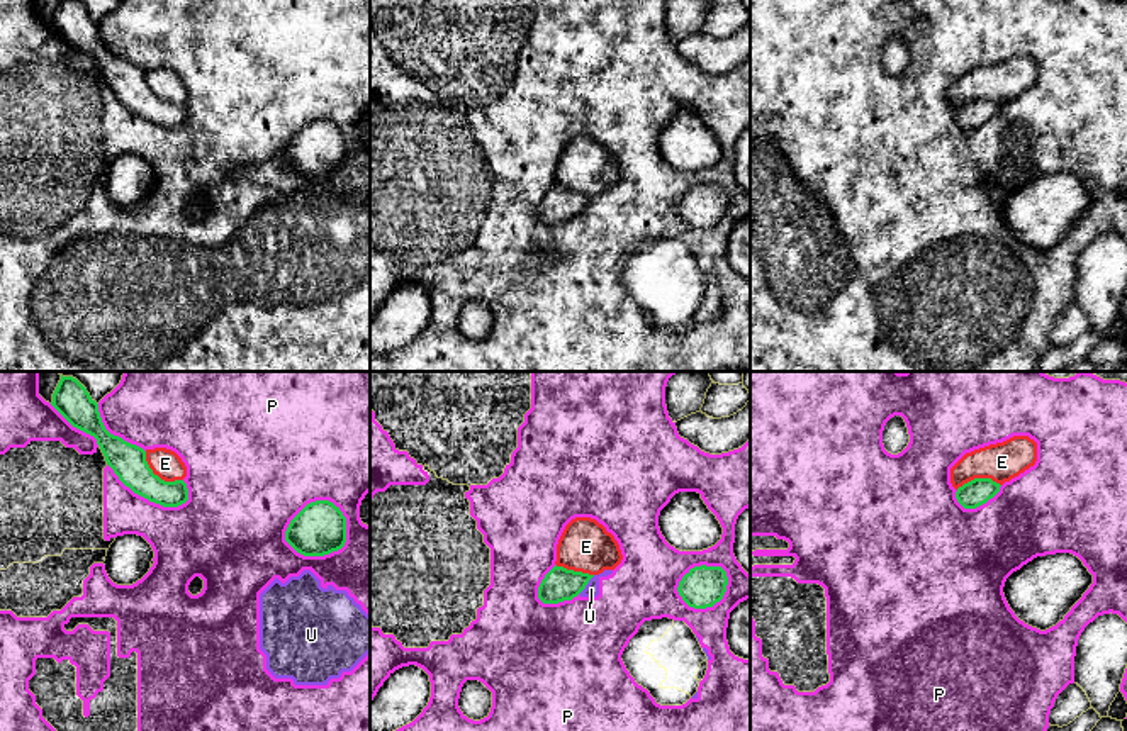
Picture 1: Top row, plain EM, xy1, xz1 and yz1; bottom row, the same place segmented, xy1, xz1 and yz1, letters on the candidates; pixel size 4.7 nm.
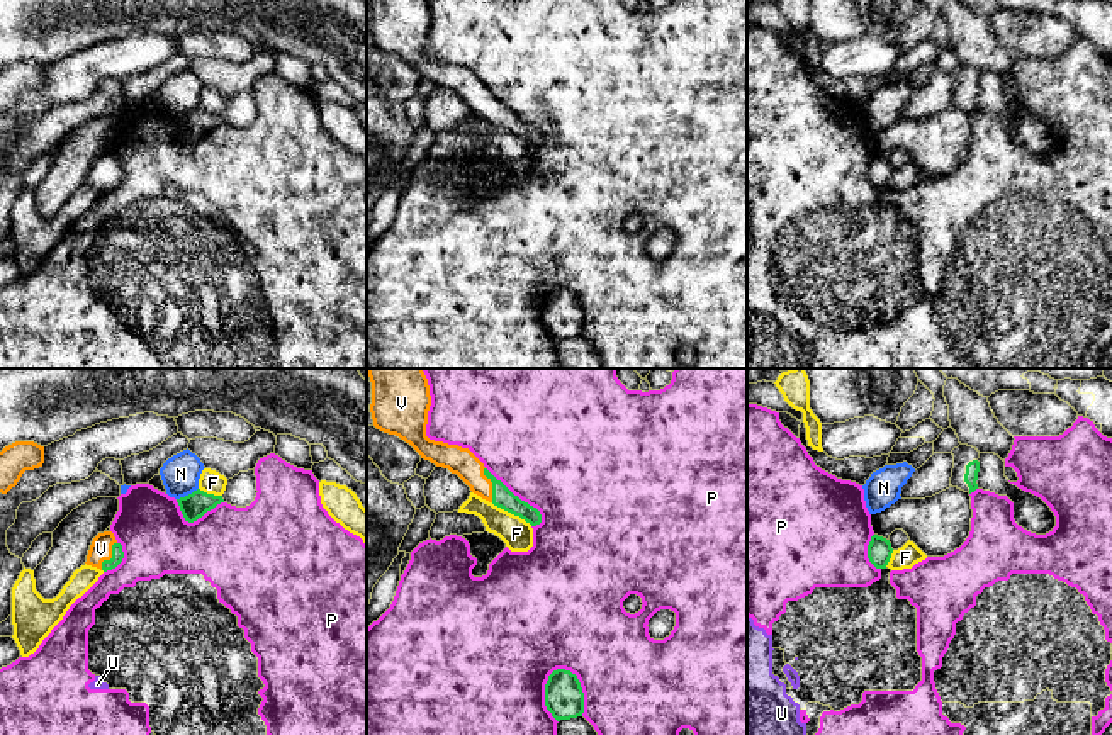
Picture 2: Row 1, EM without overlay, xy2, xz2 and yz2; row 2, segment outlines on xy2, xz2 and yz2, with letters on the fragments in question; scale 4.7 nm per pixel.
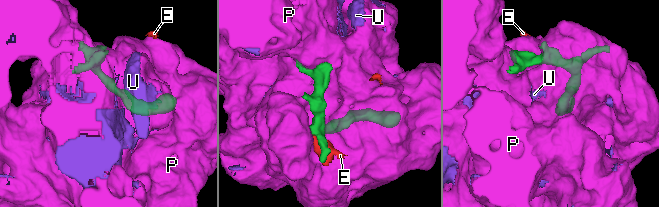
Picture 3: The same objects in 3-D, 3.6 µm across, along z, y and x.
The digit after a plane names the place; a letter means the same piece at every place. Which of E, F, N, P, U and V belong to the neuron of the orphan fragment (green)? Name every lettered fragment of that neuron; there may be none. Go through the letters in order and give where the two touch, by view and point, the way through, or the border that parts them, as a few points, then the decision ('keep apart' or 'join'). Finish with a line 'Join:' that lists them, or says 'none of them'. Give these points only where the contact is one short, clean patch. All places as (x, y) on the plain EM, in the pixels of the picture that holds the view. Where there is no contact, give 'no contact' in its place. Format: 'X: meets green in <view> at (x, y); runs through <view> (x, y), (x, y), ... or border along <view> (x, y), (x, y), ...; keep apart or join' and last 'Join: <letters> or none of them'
E: meets green in xy1 at (156, 95); keep apart
F: meets green in xz2 at (511, 133); keep apart
N: meets green in xy2 at (189, 114); keep apart
P: meets green in xy1 at (311, 122); keep apart
U: meets green in xz1 at (586, 204); keep apart
V: meets green in xz2 at (493, 104); runs through xz2 (503, 117), (493, 104), (484, 104), (459, 80); join
Join: V

